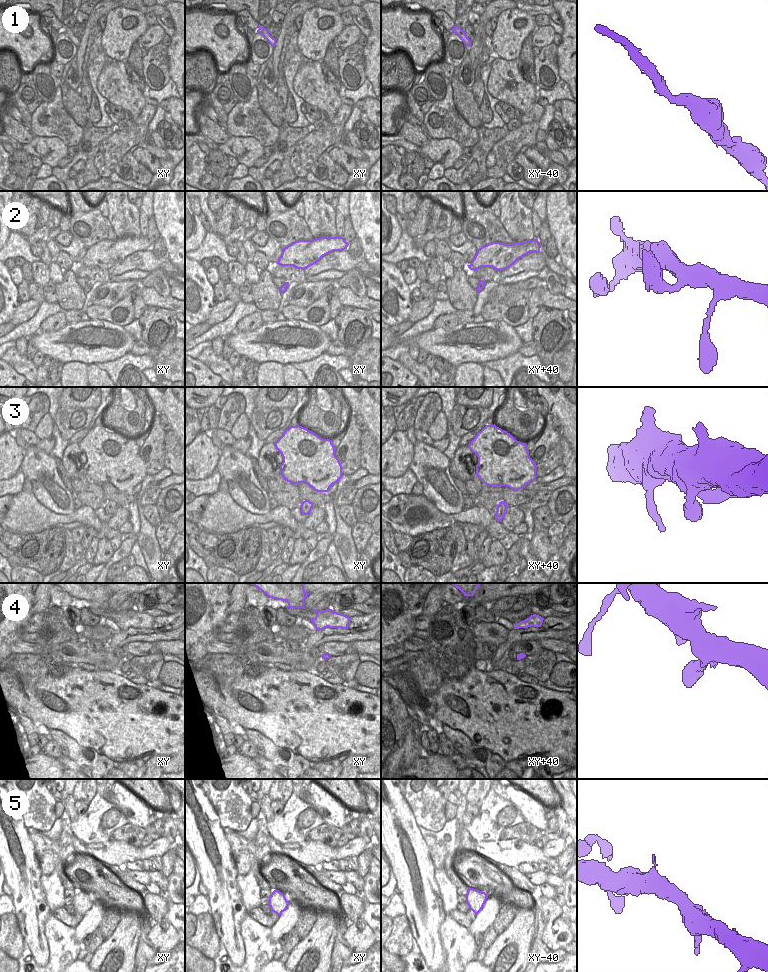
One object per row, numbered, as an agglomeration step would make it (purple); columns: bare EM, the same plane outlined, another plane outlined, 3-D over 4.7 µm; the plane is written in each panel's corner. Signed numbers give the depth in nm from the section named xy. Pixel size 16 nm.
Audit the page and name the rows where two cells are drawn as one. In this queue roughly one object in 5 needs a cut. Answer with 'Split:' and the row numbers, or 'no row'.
Split: no row

